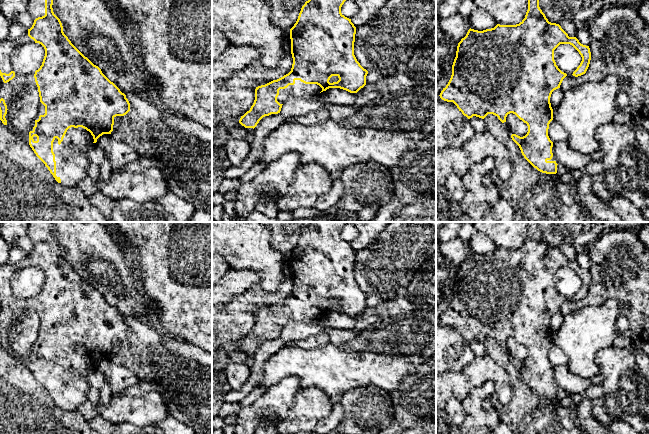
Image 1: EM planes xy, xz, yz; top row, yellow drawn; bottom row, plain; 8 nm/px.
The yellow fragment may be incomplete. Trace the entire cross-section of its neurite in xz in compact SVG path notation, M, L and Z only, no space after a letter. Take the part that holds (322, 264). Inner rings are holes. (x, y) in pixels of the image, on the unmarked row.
M310 222L305 226L290 253L291 295L277 304L256 311L253 329L239 344L242 350L254 353L263 341L280 337L283 327L290 321L310 323L329 312L357 317L366 309L368 295L354 279L356 251L351 243L341 237L345 225L345 222Z

